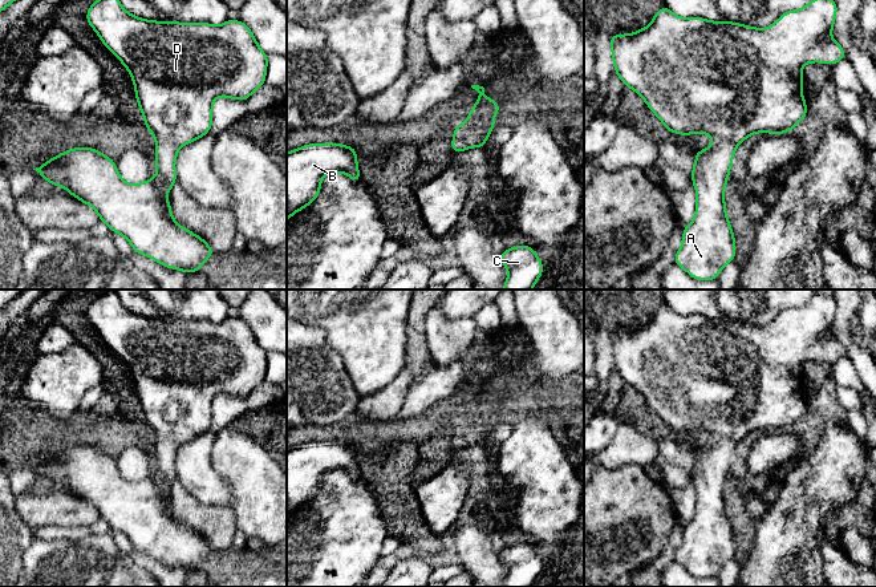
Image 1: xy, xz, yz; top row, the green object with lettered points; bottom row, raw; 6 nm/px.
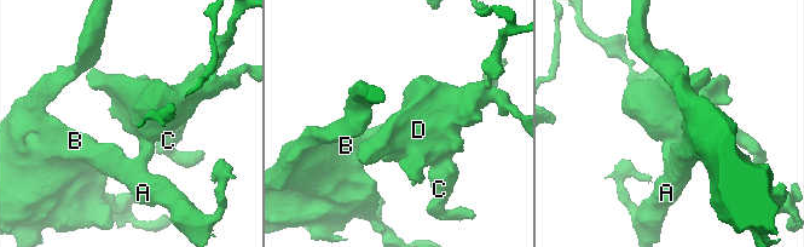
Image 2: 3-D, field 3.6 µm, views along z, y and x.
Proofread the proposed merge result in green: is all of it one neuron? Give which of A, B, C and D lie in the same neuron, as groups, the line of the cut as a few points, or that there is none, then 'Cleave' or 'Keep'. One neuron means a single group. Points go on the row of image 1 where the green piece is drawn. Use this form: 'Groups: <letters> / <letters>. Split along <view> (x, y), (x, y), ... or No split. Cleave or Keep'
Groups: A B C D. No split. Keep

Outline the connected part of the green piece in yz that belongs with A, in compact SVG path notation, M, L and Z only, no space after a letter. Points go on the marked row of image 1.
M812 0L800 9L783 13L772 25L761 29L723 20L711 23L702 17L682 19L664 5L641 31L611 36L615 73L626 88L644 98L665 127L682 135L706 133L714 139L710 147L695 151L692 170L692 182L697 193L695 216L685 226L682 246L674 258L674 264L682 267L693 279L715 280L721 270L735 259L735 238L723 198L735 147L754 133L791 131L808 114L802 94L802 66L808 62L832 65L845 58L841 45L830 39L836 13L835 0Z

